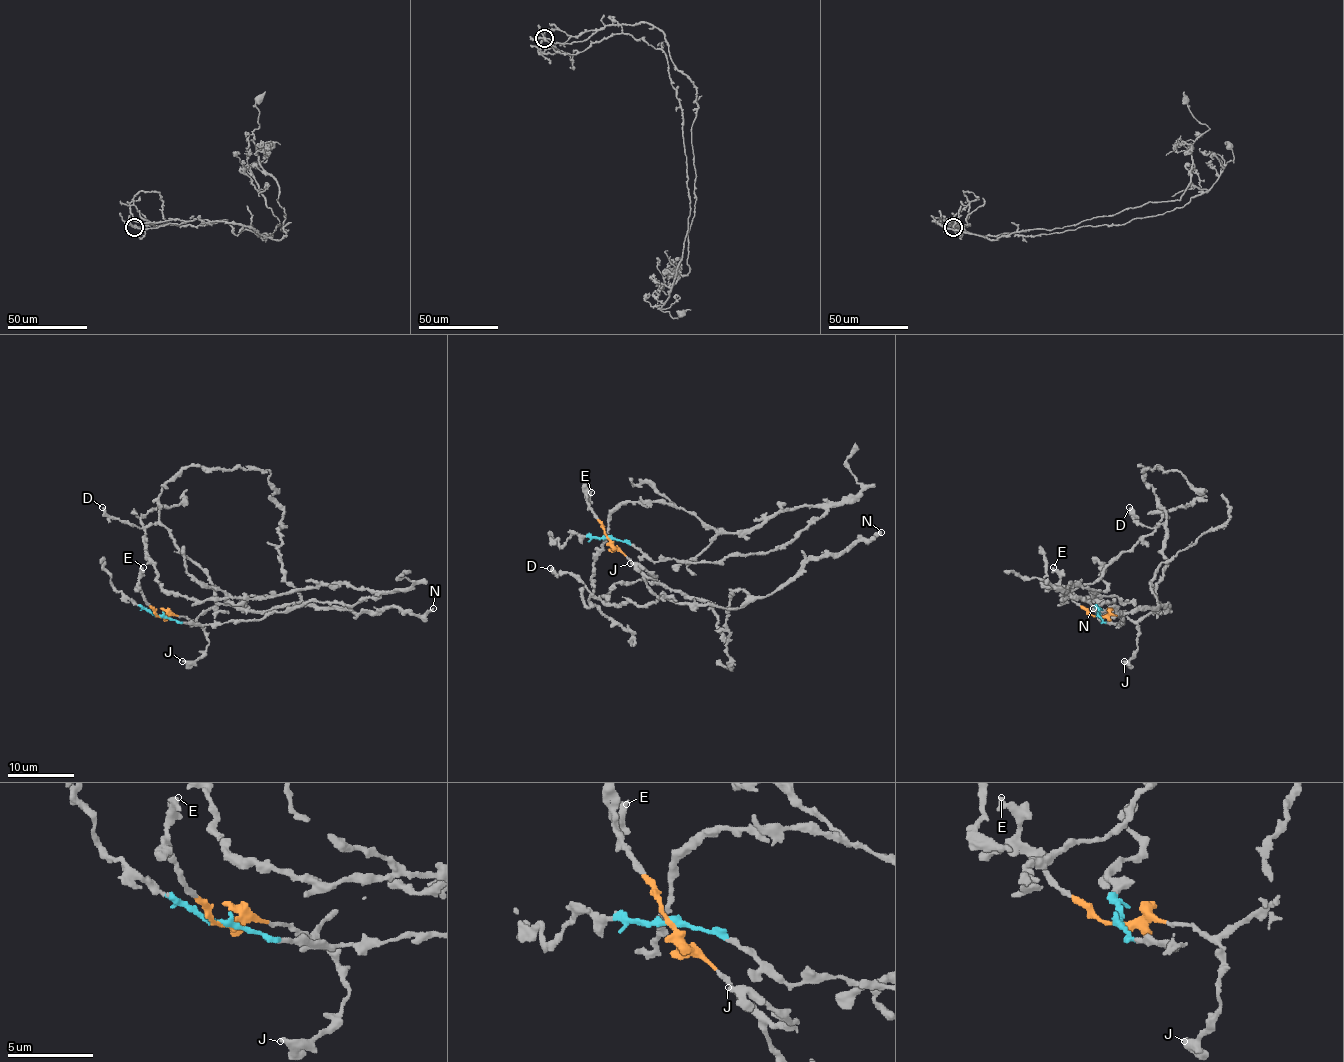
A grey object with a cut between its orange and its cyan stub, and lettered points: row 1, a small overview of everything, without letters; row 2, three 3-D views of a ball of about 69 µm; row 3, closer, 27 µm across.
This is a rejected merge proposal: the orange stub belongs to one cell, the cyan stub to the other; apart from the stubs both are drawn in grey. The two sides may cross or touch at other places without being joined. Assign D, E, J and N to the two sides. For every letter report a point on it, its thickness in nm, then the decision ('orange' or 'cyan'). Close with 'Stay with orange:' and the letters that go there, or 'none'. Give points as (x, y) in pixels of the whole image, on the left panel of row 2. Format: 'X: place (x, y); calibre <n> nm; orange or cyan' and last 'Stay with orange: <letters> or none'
D: place (102, 507); calibre 460 nm; orange
E: place (143, 567); calibre 400 nm; orange
J: place (182, 661); calibre 360 nm; orange
N: place (433, 608); calibre 380 nm; orange
Stay with orange: D, E, J, N

